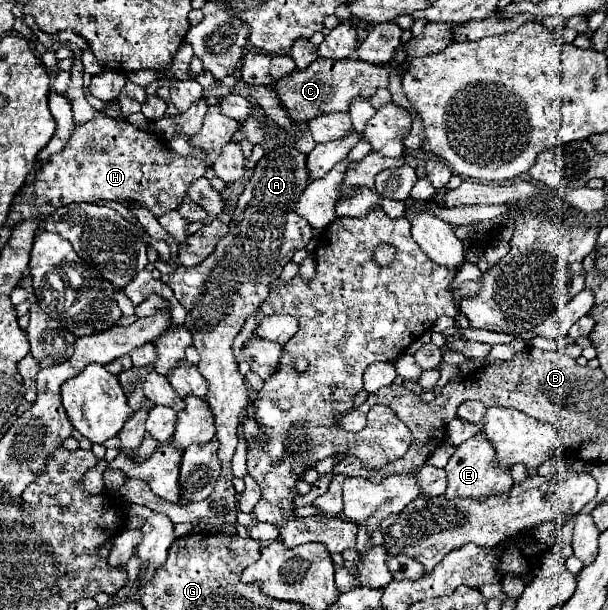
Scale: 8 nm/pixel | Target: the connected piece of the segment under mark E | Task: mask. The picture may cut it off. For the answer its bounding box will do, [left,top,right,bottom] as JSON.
[444,432,514,500]

